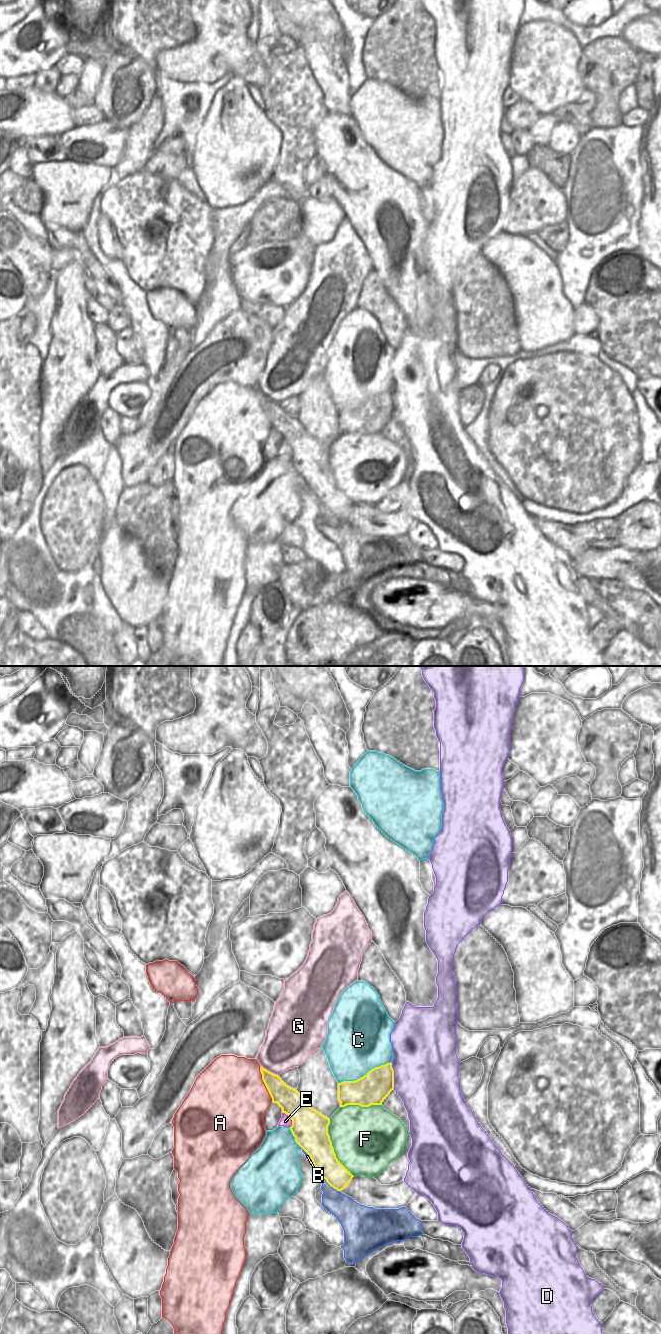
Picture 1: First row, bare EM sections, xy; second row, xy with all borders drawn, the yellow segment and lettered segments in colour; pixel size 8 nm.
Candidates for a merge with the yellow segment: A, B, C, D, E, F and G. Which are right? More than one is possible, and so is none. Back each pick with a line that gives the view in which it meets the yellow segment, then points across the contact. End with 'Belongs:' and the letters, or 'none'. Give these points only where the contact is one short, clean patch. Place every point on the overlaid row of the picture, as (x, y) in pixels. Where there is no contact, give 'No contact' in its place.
Belongs: none

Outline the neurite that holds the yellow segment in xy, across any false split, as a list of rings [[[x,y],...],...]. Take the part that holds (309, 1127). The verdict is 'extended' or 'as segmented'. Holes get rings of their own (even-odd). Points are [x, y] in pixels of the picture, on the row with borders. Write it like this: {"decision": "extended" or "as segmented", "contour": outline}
{"decision": "as segmented", "contour": [[[260,1067],[262,1080],[272,1098],[291,1120],[290,1130],[296,1143],[310,1156],[313,1165],[326,1182],[342,1191],[354,1177],[336,1158],[328,1126],[330,1119],[313,1109],[300,1095],[278,1075]]]}

